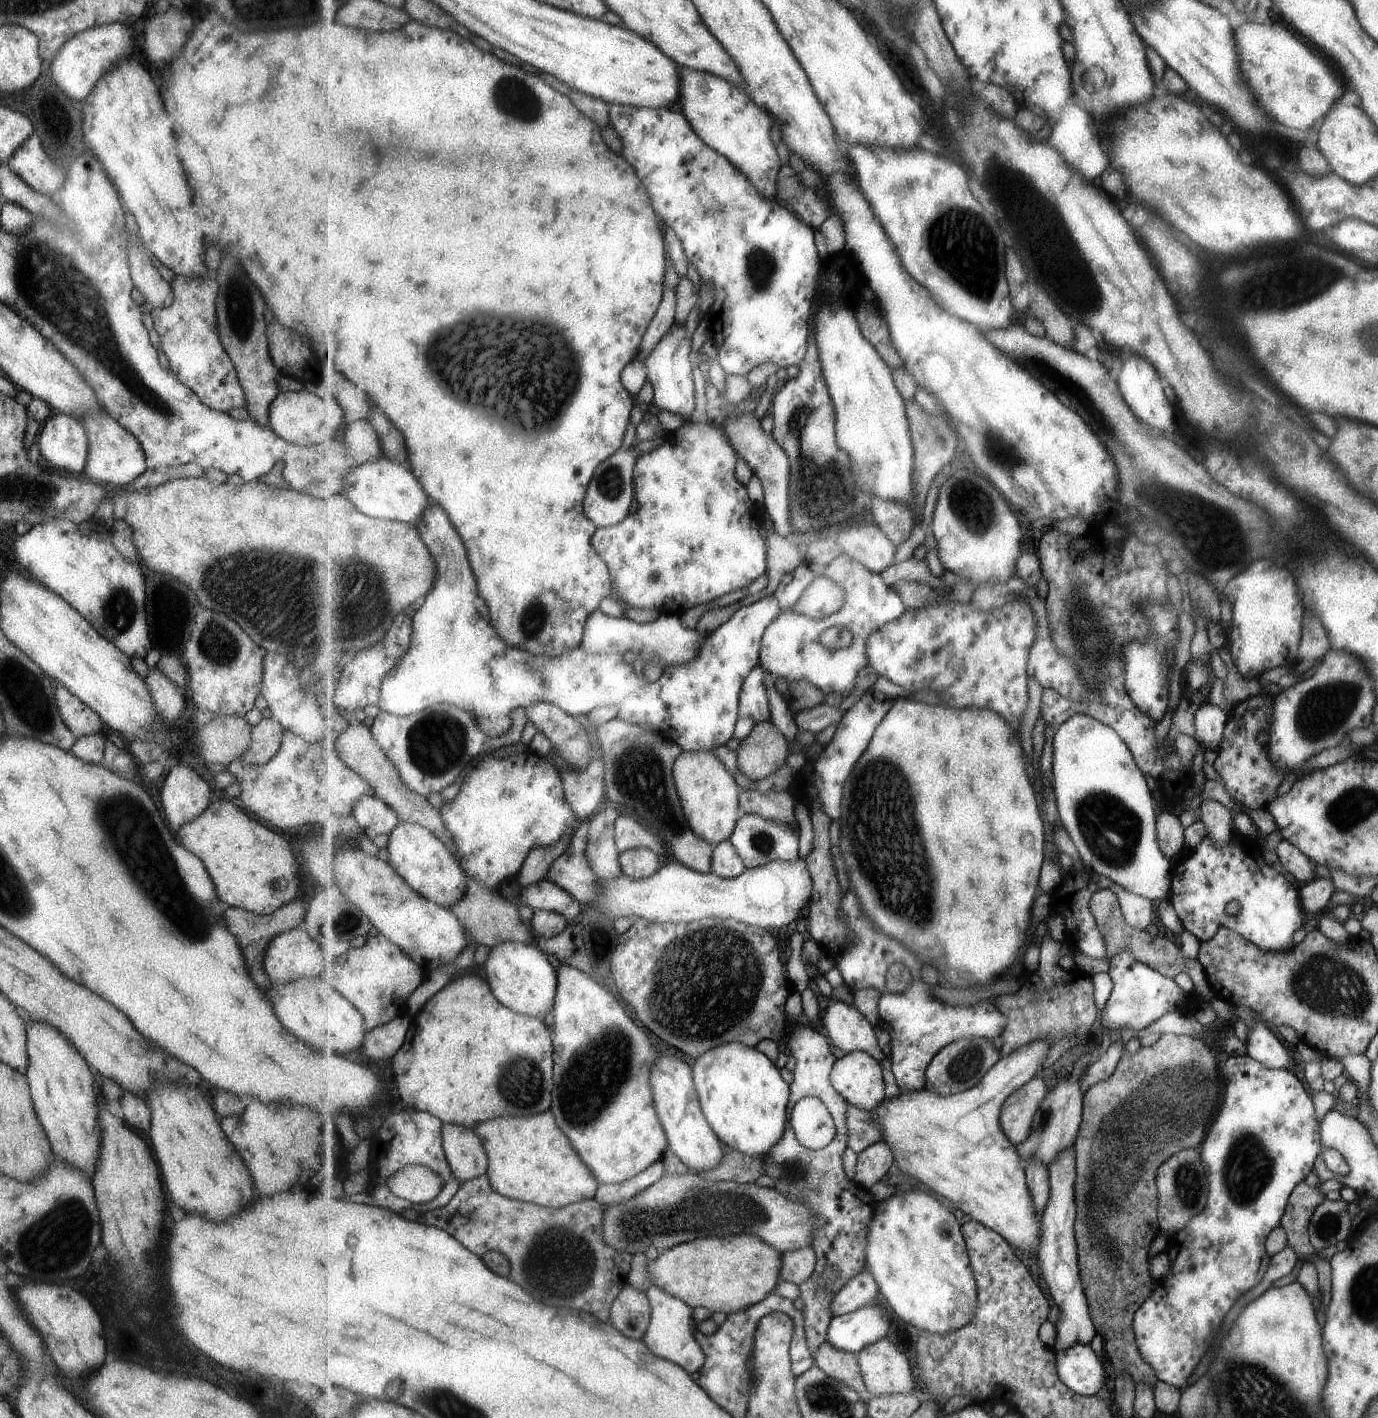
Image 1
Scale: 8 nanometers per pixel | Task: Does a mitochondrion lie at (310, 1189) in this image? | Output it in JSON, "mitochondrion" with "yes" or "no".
{"mitochondrion":"no"}

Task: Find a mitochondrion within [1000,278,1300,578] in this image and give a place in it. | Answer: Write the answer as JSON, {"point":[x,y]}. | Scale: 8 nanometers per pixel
{"point":[1196,514]}

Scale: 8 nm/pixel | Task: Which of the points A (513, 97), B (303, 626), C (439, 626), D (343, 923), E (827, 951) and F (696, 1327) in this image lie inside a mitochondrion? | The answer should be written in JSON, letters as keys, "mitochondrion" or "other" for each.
{"A":"mitochondrion","B":"other","C":"other","D":"mitochondrion","E":"other","F":"other"}

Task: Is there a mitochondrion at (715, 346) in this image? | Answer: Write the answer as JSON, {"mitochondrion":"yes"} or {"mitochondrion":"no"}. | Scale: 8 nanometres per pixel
{"mitochondrion":"no"}

